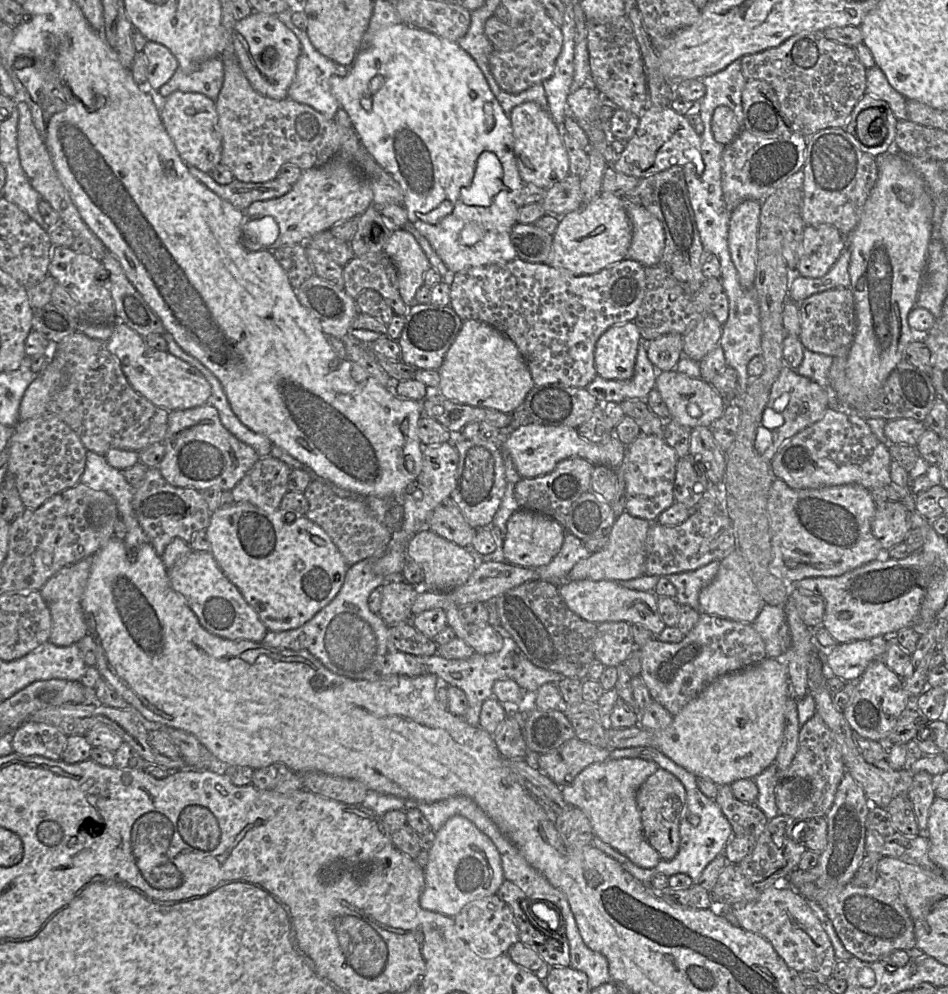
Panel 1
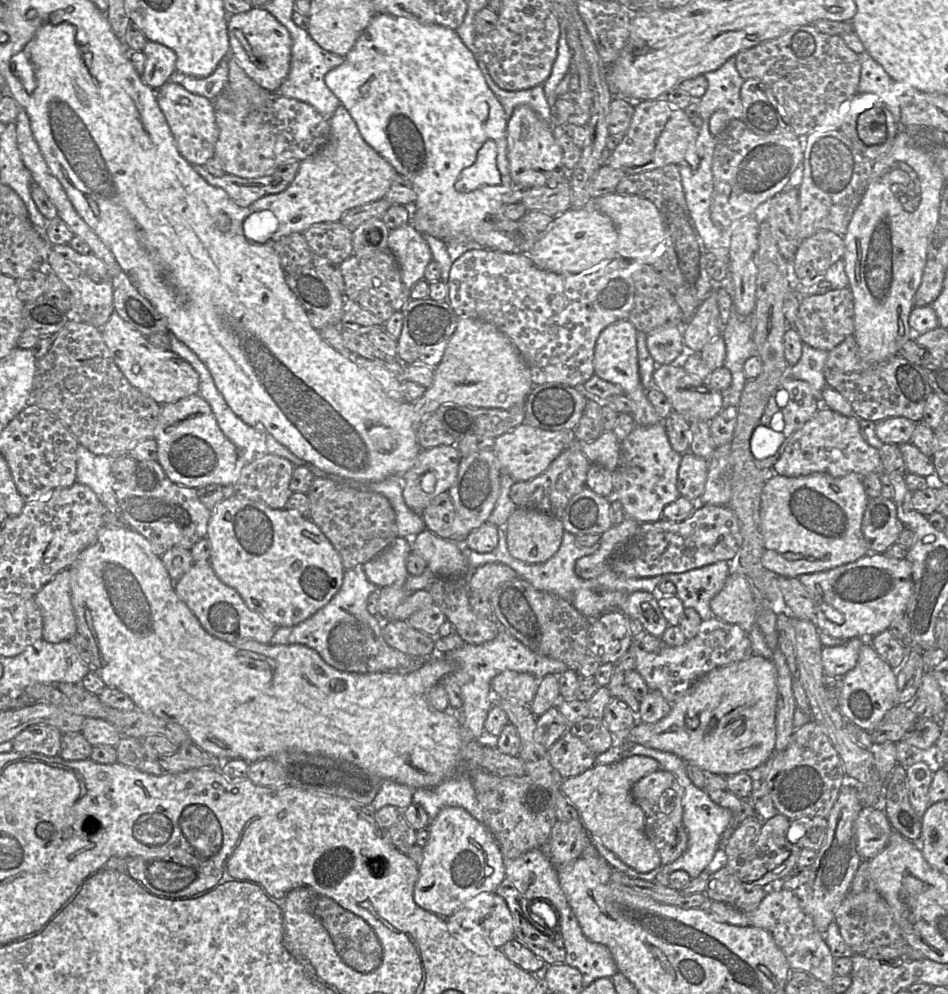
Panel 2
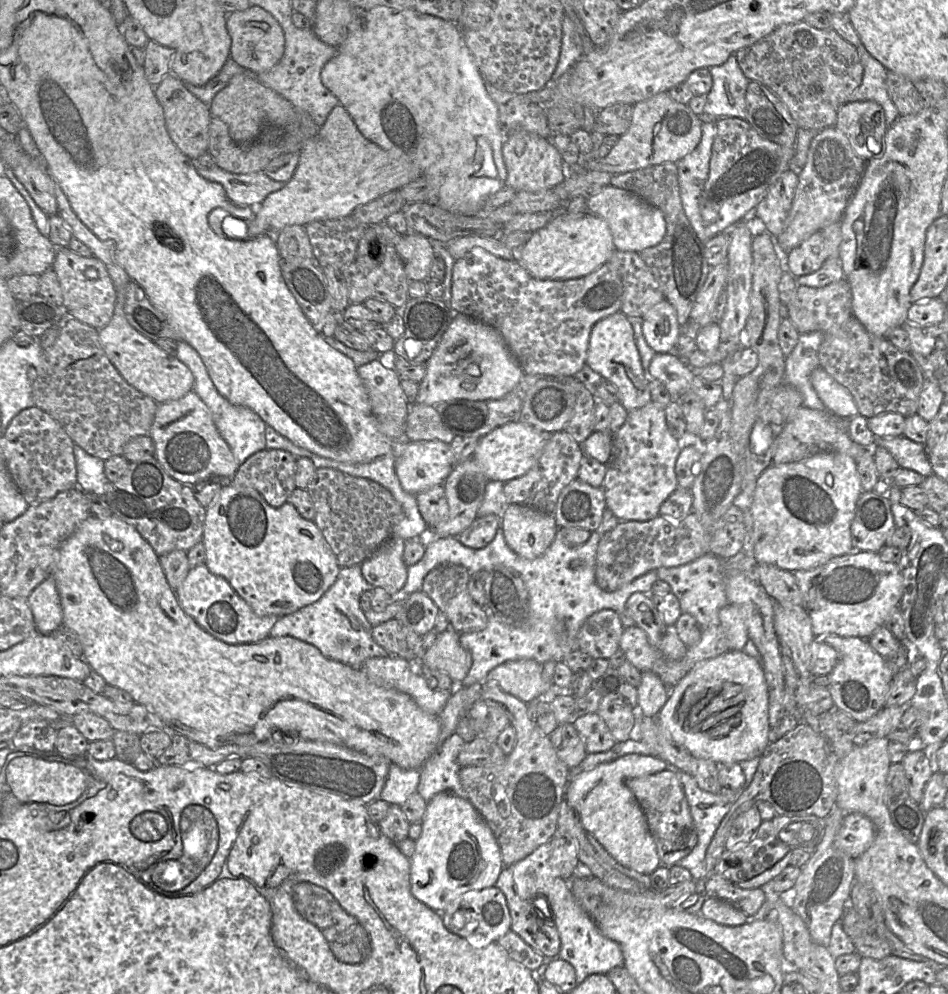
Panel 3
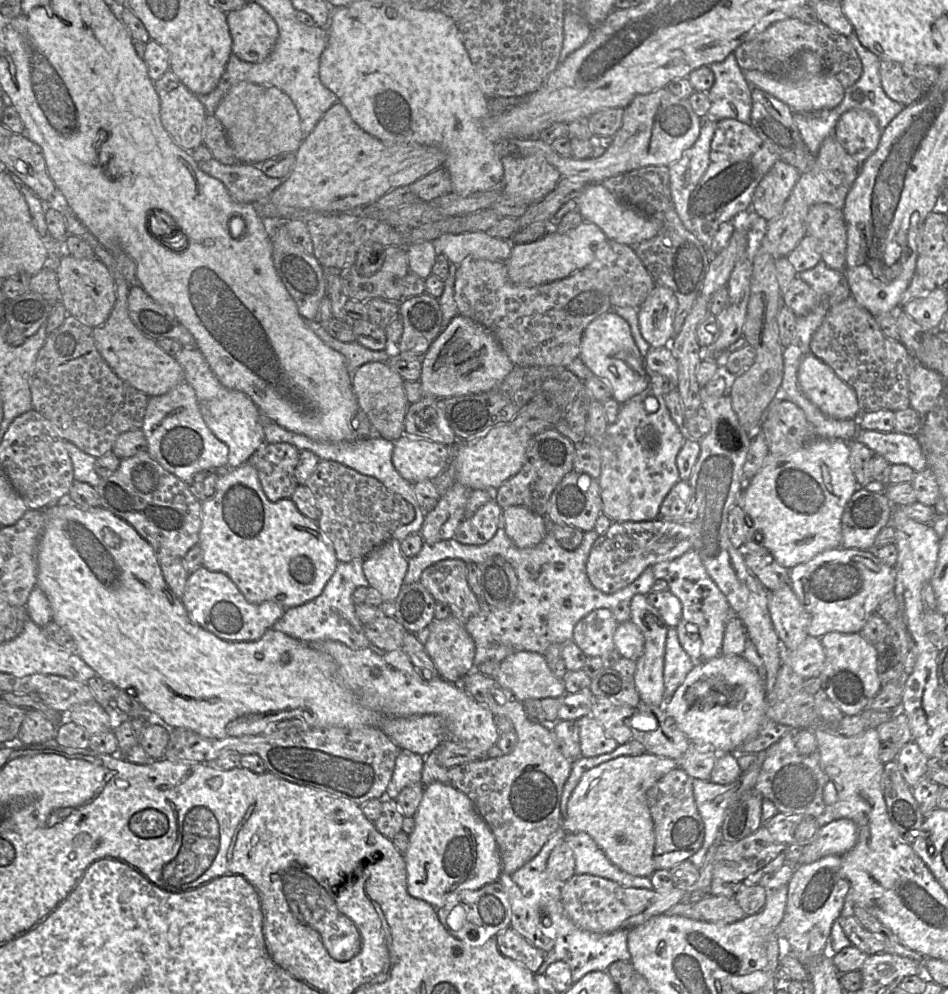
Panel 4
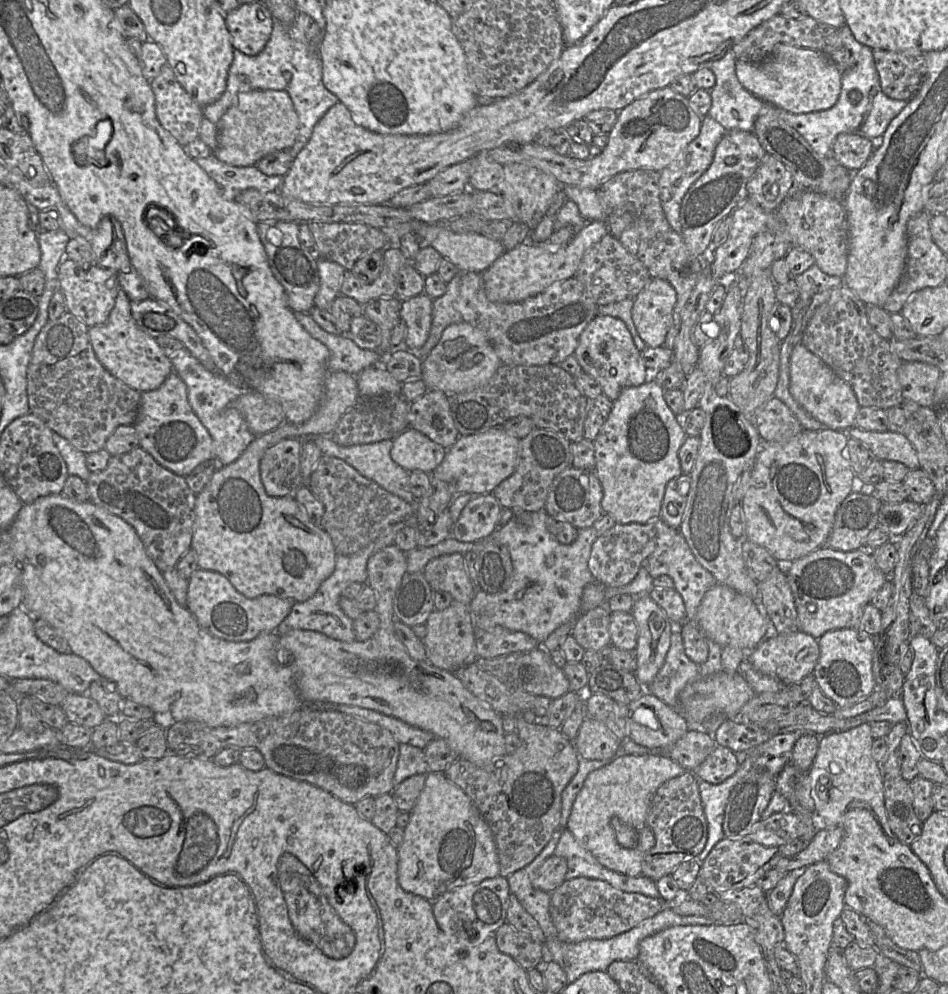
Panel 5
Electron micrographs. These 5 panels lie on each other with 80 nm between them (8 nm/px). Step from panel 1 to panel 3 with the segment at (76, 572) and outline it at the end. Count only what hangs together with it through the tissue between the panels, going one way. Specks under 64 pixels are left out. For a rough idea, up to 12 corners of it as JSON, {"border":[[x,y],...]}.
{"border":[[49,576],[27,597],[36,629],[63,627],[56,582]]}

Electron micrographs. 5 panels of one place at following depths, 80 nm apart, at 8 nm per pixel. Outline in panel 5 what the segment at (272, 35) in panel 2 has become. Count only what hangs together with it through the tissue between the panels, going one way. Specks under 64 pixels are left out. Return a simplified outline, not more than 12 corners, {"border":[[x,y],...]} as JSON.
{"border":[[263,1],[241,4],[225,20],[233,48],[260,53],[273,18]]}

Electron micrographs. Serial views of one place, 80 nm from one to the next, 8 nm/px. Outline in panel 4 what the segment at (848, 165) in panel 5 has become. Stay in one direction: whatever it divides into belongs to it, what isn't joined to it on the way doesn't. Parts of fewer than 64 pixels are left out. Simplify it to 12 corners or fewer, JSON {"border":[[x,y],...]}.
{"border":[[870,111],[841,115],[834,136],[863,164],[882,132]]}

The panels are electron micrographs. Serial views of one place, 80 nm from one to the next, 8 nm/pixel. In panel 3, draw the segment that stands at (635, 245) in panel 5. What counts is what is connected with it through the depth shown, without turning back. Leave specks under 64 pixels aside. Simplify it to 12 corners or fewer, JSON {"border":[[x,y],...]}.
{"border":[[677,165],[616,174],[609,186],[661,211],[660,243],[639,256],[679,325],[710,266],[682,207]]}

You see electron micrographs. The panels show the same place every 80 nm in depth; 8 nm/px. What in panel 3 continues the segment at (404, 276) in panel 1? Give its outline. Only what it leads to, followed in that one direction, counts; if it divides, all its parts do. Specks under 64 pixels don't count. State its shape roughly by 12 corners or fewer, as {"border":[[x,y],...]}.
{"border":[[409,231],[394,247],[410,281],[427,281],[430,239]]}

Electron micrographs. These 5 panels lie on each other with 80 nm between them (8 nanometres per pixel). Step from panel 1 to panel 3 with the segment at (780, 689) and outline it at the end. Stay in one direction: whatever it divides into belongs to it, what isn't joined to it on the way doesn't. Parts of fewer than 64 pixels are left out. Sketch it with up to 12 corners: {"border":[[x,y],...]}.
{"border":[[762,662],[695,665],[654,716],[694,758],[734,764],[768,746]]}

